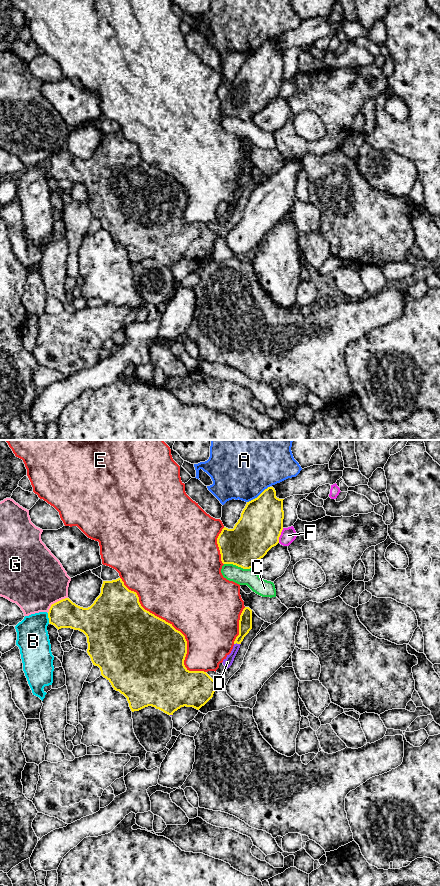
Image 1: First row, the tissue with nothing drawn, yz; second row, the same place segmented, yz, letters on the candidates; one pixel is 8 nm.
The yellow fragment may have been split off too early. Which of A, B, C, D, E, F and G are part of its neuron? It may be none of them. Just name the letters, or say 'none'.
D

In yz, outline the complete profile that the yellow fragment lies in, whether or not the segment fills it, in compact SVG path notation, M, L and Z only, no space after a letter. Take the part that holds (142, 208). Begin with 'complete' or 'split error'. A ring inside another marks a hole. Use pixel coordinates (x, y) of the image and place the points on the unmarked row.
complete; M121 130L103 133L101 145L94 155L83 160L73 155L69 150L62 151L51 157L48 164L49 175L58 182L71 180L83 184L87 189L87 205L93 217L98 218L101 227L114 240L123 246L132 264L152 258L168 267L173 267L181 259L193 259L199 262L212 249L218 235L204 223L189 223L184 212L187 206L185 188L176 182L172 176L145 162L136 144L129 142Z

